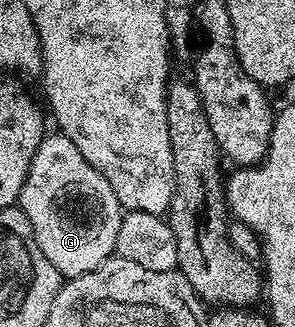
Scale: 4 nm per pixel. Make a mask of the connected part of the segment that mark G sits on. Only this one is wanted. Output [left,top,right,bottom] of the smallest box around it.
[16,135,124,278]

